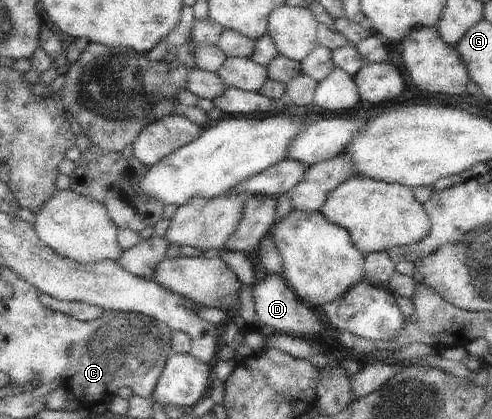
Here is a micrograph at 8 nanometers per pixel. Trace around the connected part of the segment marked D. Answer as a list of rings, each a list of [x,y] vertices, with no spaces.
[[[267,272],[263,279],[258,279],[251,287],[251,295],[255,302],[254,308],[258,327],[267,331],[298,335],[304,339],[320,337],[323,330],[318,314],[315,315],[312,308],[296,296],[296,293],[278,273],[268,274]]]

